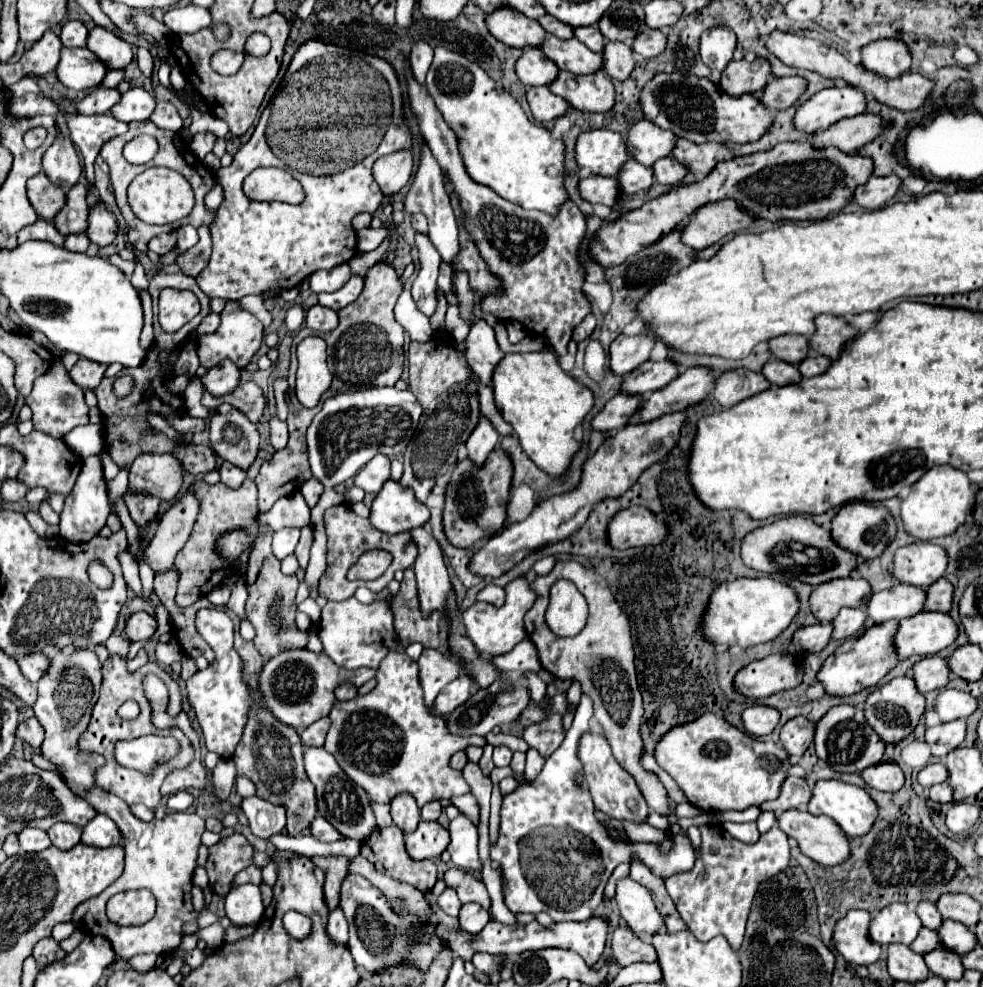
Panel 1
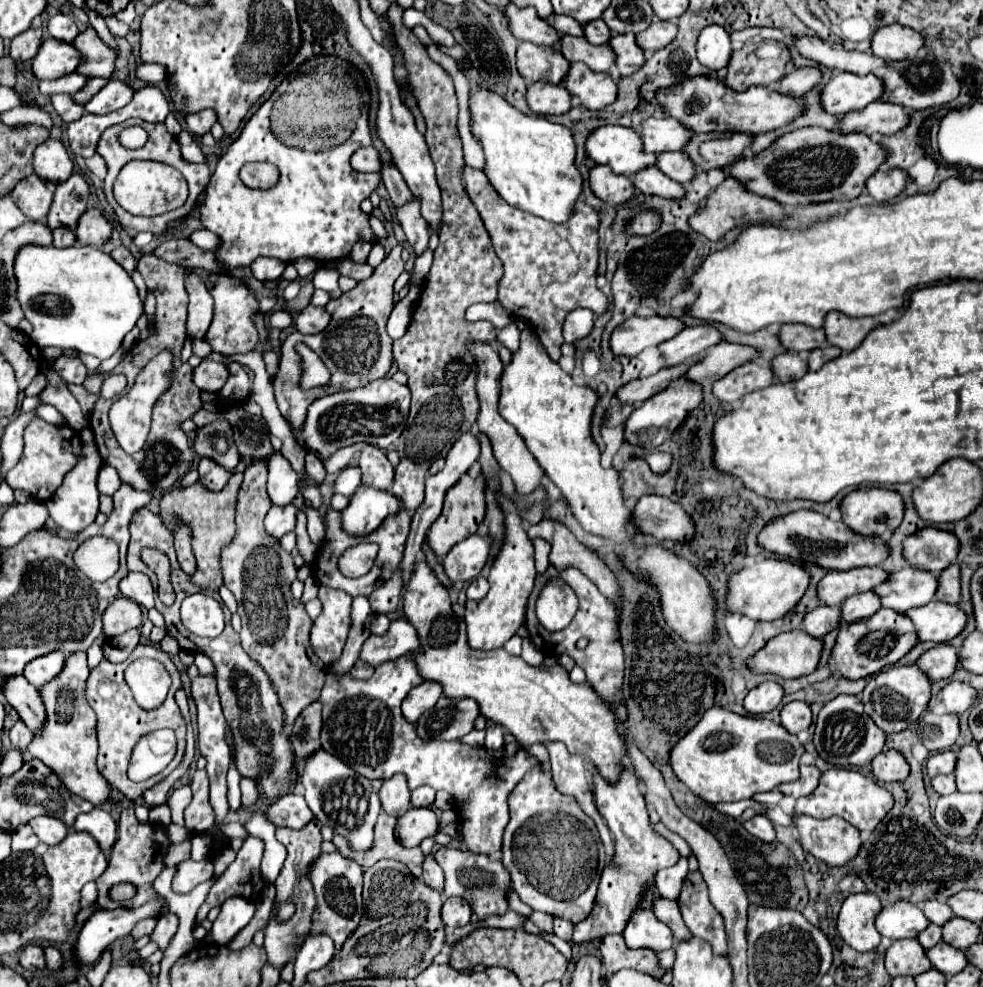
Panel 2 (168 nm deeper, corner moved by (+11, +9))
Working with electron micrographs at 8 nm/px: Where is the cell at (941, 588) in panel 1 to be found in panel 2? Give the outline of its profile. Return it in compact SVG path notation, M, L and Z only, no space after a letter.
M955 563L941 571L935 597L945 603L959 603L959 567Z

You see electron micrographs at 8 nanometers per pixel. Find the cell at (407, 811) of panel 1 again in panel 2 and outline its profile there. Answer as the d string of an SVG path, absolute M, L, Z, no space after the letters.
M393 775L387 779L379 791L379 799L387 815L401 817L411 807L411 791L405 775Z

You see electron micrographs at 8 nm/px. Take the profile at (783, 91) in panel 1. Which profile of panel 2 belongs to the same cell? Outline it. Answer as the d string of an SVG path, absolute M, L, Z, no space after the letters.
M801 67L801 69L789 71L785 77L781 77L777 81L777 91L799 99L809 89L813 89L819 81L821 81L821 71L817 67Z

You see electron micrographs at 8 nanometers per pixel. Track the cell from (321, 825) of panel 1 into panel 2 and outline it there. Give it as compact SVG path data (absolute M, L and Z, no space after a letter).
M287 795L277 799L269 809L267 809L269 819L277 827L289 827L289 829L301 829L309 819L315 819L315 815L309 811L303 795Z

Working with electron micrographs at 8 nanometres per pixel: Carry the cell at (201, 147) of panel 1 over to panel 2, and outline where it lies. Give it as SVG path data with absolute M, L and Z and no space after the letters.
M203 109L197 113L185 113L185 123L187 123L189 131L193 135L199 135L199 137L205 135L215 121L217 121L217 115L211 109Z

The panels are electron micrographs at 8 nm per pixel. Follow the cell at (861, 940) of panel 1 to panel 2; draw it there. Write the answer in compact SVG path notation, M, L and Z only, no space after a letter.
M873 893L849 895L837 917L837 931L841 939L855 951L871 951L881 943L881 935L873 927L881 903Z

